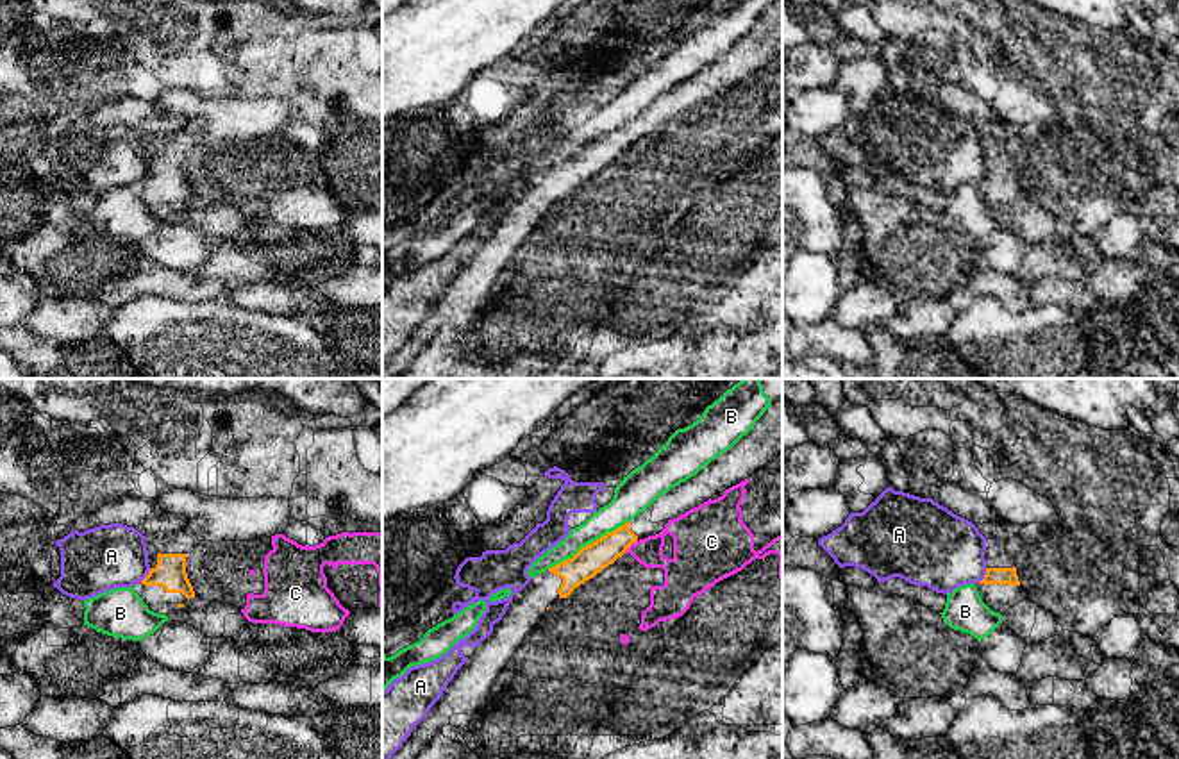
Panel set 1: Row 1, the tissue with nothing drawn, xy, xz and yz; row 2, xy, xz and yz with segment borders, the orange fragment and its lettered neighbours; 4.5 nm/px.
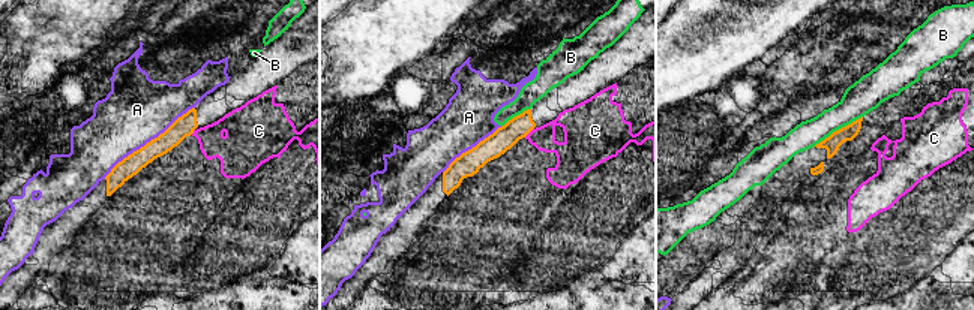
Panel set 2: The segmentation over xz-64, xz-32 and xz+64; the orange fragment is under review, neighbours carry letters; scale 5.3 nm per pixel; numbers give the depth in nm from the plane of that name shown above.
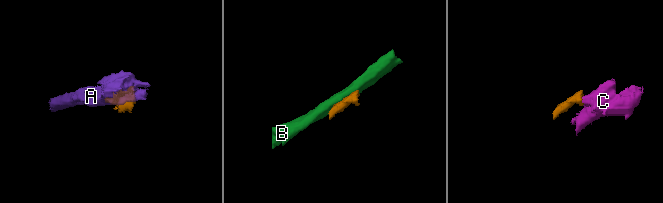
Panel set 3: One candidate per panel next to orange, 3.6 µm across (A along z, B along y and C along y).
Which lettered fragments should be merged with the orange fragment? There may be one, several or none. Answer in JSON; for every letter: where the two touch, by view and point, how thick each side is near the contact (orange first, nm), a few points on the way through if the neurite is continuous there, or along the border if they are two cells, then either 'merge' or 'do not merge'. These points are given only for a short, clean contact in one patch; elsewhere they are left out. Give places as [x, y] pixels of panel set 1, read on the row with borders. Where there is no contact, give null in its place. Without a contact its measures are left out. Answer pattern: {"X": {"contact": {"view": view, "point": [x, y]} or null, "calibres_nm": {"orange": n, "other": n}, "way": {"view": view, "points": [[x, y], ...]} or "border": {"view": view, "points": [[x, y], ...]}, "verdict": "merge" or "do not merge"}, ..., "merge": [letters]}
{"A": {"contact": {"view": "yz", "point": [985, 575]}, "calibres_nm": {"orange": 80, "other": 360}, "verdict": "do not merge"}, "B": {"contact": {"view": "xz", "point": [590, 543]}, "calibres_nm": {"orange": 140, "other": 140}, "border": {"view": "xz", "points": [[629, 520], [547, 568]]}, "verdict": "do not merge"}, "C": {"contact": {"view": "xz", "point": [629, 545]}, "calibres_nm": {"orange": 140, "other": 130}, "border": {"view": "xz", "points": [[636, 540], [624, 552]]}, "verdict": "do not merge"}, "merge": []}

